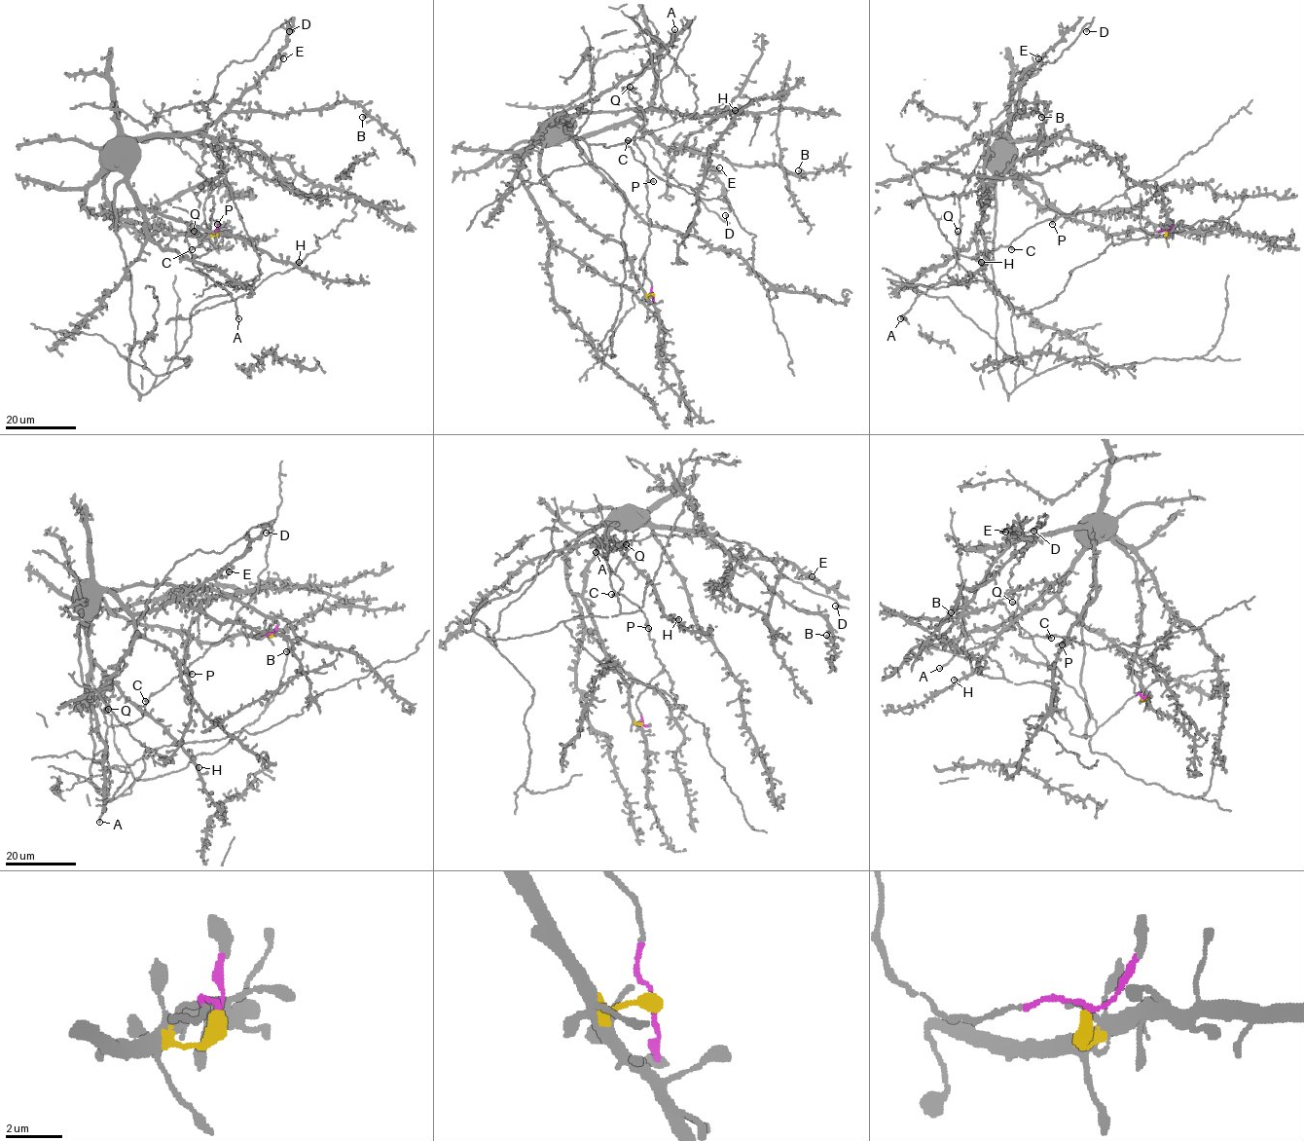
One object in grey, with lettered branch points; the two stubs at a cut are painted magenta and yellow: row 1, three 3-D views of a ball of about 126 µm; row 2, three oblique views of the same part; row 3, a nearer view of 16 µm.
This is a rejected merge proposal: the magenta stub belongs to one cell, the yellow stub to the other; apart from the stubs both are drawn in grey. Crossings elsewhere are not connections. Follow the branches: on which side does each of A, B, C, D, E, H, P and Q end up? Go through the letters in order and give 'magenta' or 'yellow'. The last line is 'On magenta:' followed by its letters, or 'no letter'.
A: magenta
B: yellow
C: magenta
D: magenta
E: yellow
H: yellow
P: magenta
Q: magenta
On magenta: A, C, D, P, Q

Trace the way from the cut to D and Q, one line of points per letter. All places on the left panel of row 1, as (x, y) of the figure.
D: (217, 231), (209, 195), (208, 250), (194, 257), (207, 102), (232, 61), (289, 31)
Q: (217, 231), (205, 222), (208, 195), (211, 223), (198, 243), (208, 250), (194, 257), (187, 237), (194, 231)

